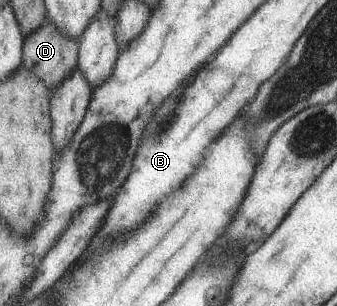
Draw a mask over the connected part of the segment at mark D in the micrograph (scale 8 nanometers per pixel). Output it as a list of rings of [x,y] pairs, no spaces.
[[[49,20],[30,36],[23,36],[22,64],[50,91],[77,68],[77,41],[62,34]]]

